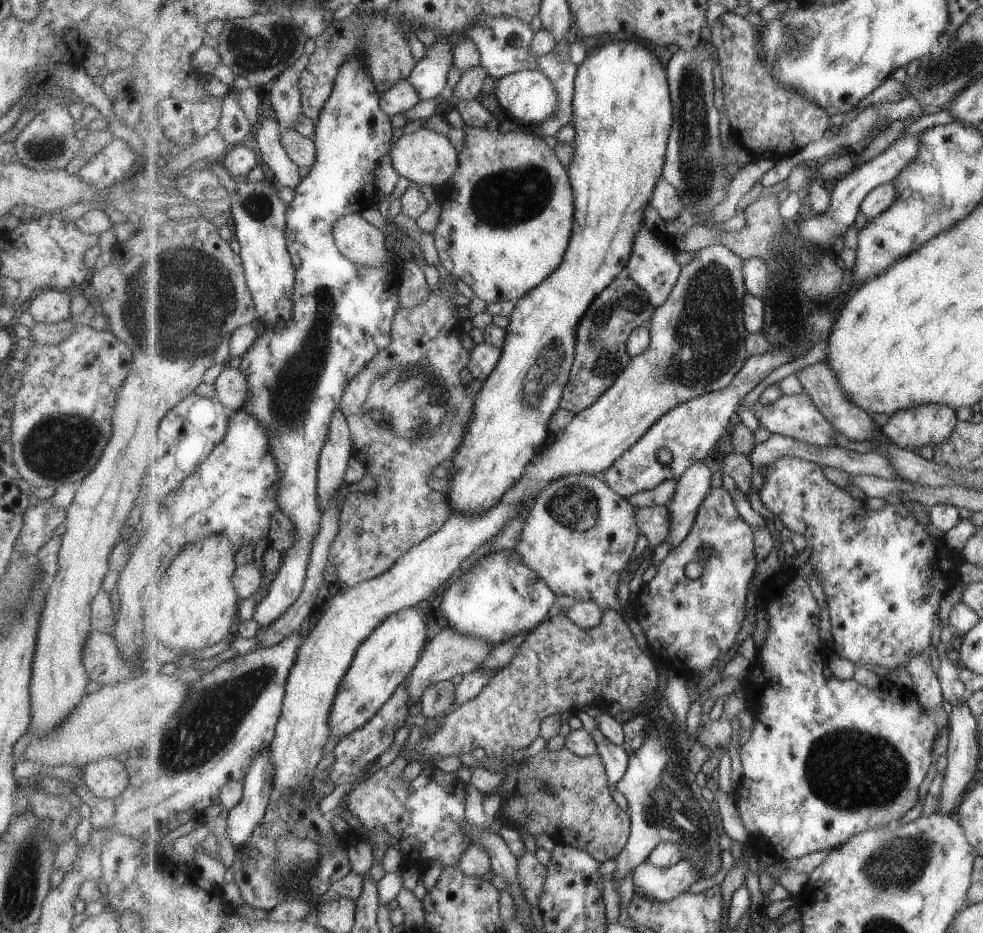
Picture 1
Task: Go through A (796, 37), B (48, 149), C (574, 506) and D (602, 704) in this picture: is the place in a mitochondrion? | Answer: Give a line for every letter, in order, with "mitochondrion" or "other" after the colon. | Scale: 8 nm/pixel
A: mitochondrion
B: mitochondrion
C: mitochondrion
D: other

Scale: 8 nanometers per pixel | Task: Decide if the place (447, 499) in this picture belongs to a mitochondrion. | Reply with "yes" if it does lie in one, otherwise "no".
no

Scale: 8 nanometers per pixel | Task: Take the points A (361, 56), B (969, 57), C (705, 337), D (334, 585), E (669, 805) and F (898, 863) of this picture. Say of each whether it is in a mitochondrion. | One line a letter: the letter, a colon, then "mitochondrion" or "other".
A: other
B: mitochondrion
C: mitochondrion
D: other
E: mitochondrion
F: mitochondrion

